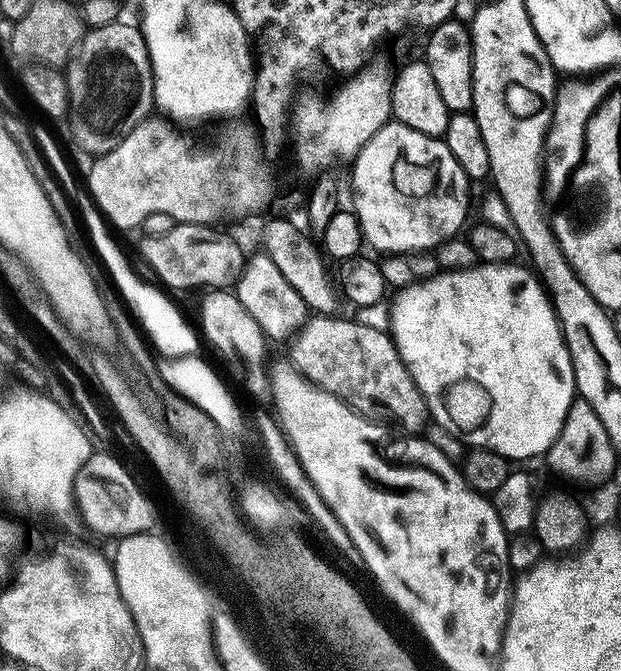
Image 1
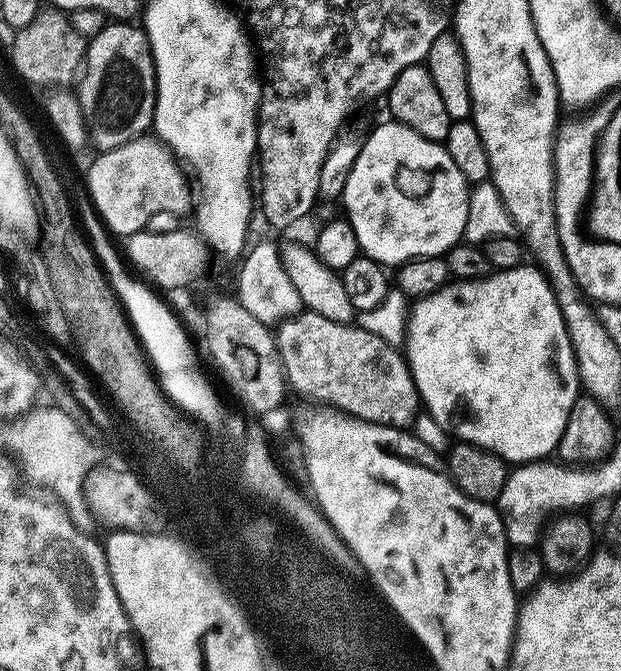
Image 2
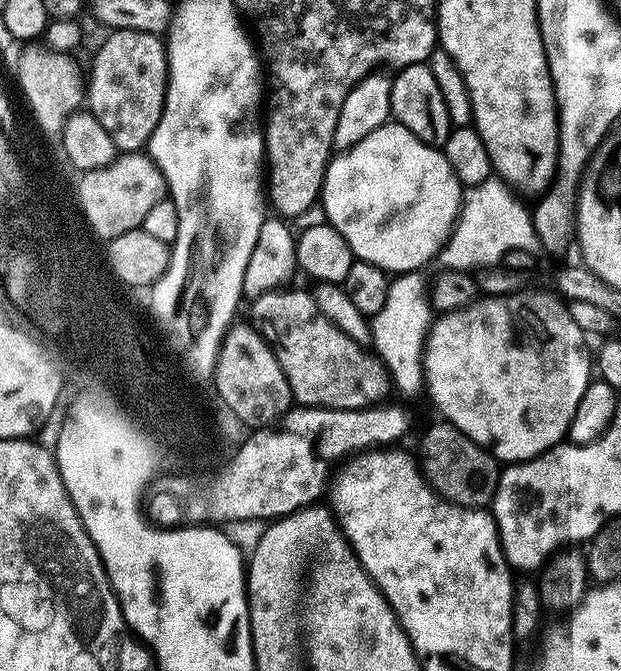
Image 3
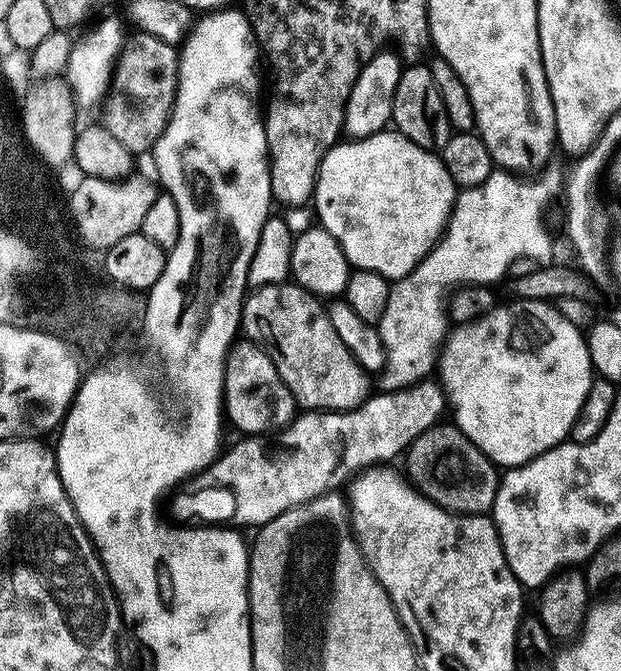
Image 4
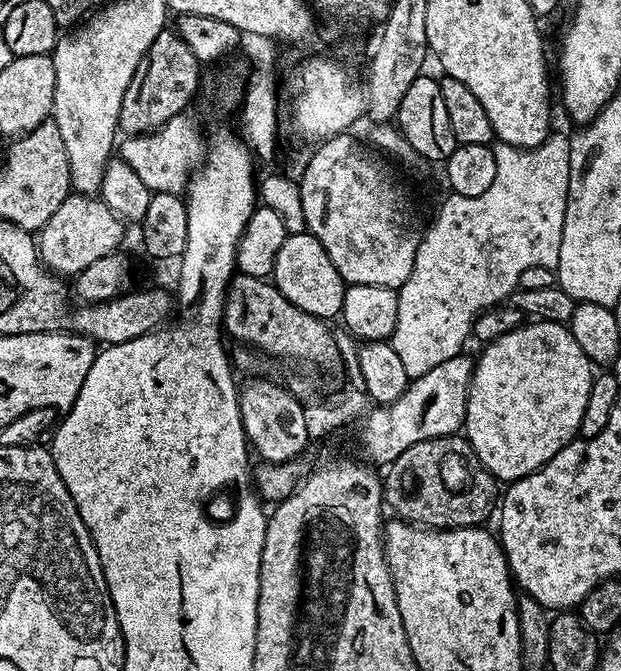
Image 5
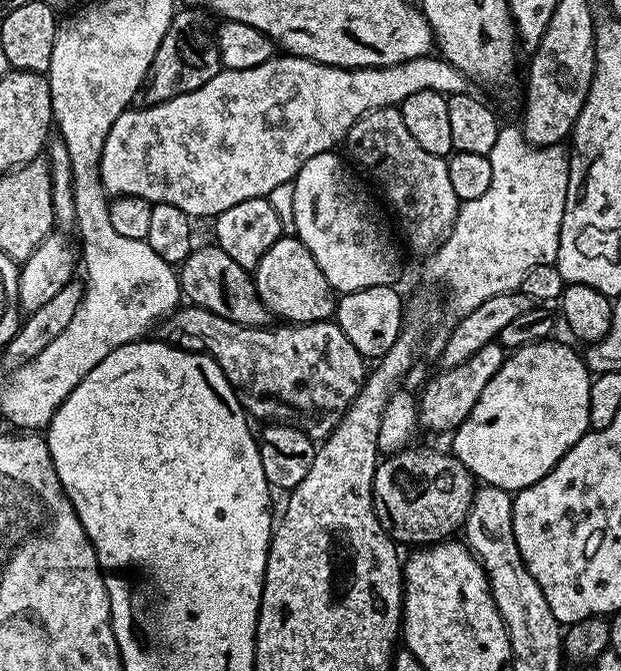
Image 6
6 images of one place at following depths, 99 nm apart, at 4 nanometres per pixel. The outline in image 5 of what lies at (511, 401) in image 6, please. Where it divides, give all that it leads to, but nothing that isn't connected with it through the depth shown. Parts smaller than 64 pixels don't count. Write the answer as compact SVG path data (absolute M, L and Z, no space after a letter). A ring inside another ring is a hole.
M533 319L524 323L528 324L521 323L497 340L485 343L484 353L475 357L472 381L468 387L463 431L486 470L490 470L490 474L500 482L529 476L550 462L558 450L577 439L582 410L586 410L586 398L590 398L594 375L594 365L582 346L578 346L571 327L549 320Z

